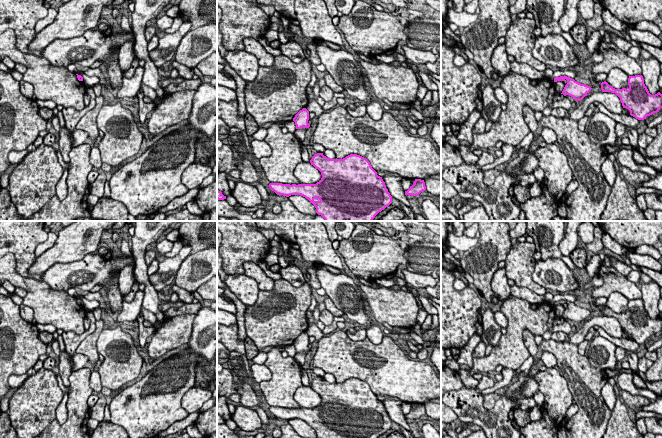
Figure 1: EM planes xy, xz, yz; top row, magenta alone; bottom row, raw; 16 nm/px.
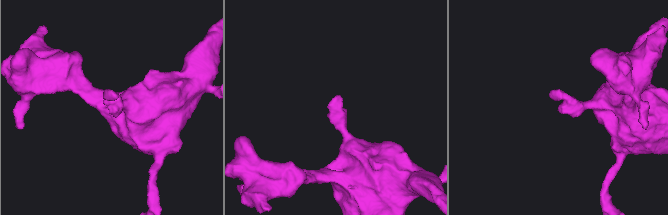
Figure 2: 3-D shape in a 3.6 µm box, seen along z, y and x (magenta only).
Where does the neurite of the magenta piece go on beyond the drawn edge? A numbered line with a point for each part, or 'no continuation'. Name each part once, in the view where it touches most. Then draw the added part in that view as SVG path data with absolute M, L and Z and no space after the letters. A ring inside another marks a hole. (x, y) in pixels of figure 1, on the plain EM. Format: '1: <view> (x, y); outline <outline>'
no continuation

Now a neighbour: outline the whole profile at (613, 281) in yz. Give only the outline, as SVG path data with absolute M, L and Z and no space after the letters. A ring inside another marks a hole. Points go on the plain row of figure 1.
M602 264L598 269L597 275L603 278L604 284L591 291L590 296L593 299L601 297L608 299L613 292L621 293L628 300L642 299L640 286L628 280L614 267L607 267Z

